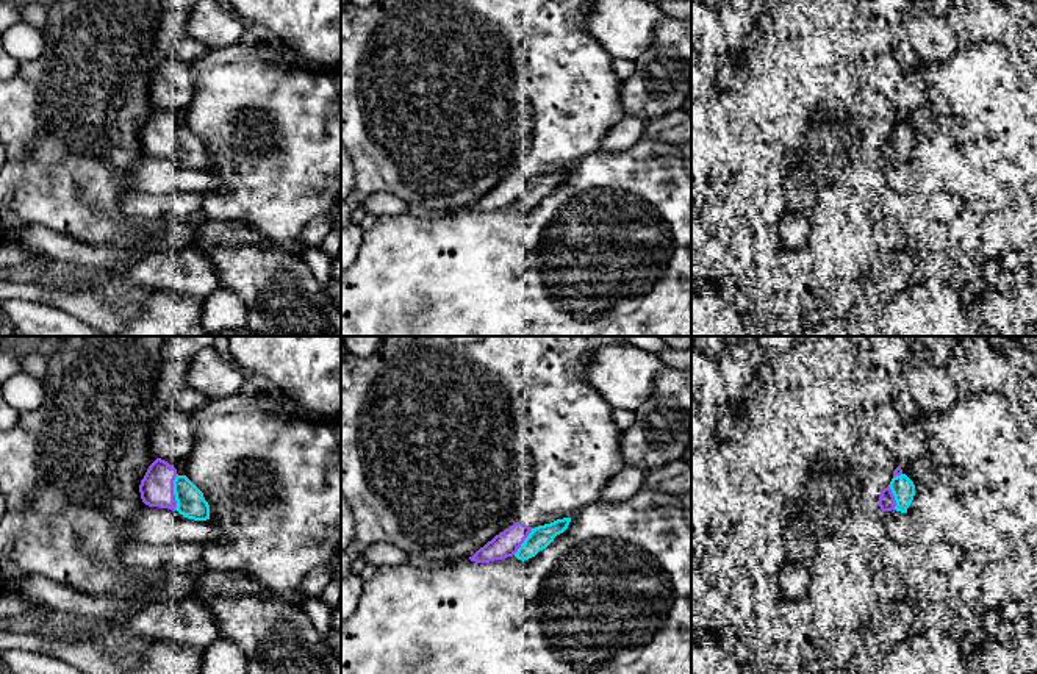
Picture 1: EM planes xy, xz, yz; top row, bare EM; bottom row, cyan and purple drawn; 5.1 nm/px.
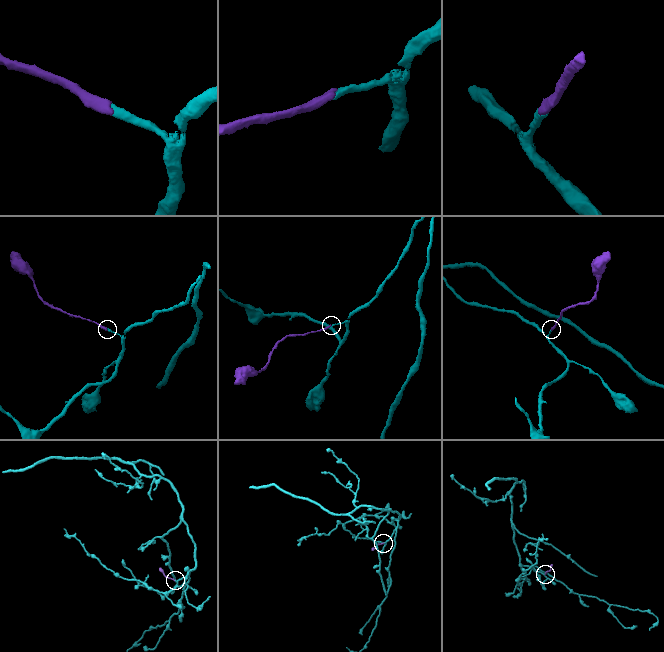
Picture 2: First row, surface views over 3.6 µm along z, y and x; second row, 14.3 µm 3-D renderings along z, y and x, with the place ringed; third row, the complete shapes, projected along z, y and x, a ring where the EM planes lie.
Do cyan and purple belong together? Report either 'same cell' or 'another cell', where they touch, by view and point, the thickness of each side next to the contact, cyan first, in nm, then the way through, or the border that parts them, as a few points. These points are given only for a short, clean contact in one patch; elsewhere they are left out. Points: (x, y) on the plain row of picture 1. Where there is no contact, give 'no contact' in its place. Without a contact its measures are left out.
same cell; meets cyan in xy at (174, 141); 150 nm thick on the cyan side, 180 nm on the other

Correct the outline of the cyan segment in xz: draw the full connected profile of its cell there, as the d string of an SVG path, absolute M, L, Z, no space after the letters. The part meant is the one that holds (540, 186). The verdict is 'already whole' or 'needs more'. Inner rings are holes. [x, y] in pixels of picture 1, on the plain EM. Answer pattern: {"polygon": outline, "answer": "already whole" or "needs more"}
{"polygon": "M563 167L535 178L522 172L515 172L480 197L469 210L490 213L513 205L518 210L529 210L546 199L557 185L563 183L569 172L571 167Z", "answer": "needs more"}

